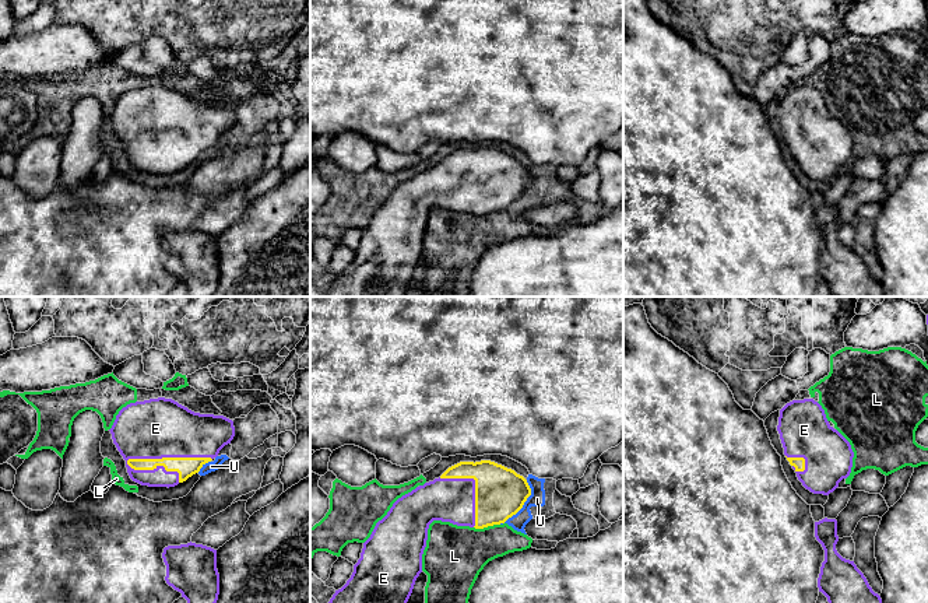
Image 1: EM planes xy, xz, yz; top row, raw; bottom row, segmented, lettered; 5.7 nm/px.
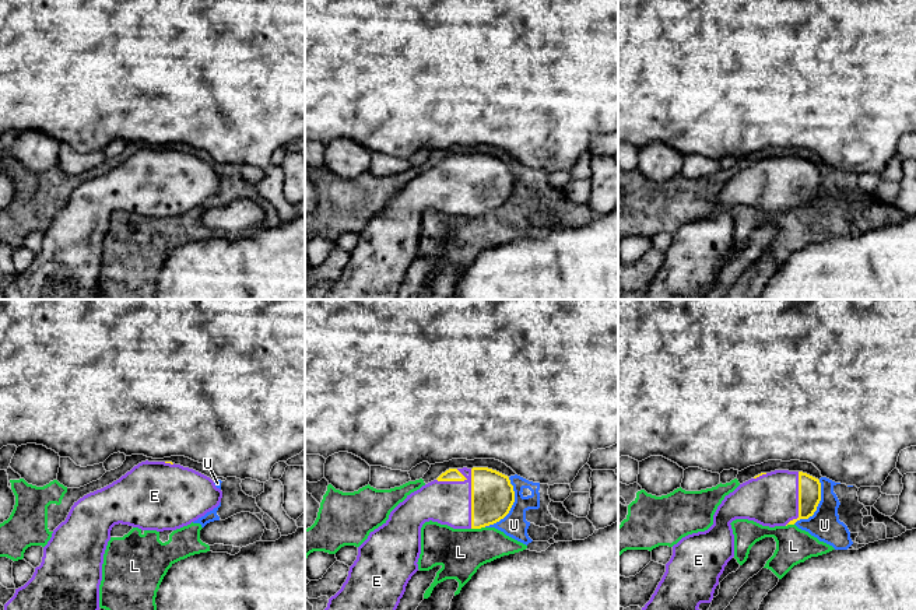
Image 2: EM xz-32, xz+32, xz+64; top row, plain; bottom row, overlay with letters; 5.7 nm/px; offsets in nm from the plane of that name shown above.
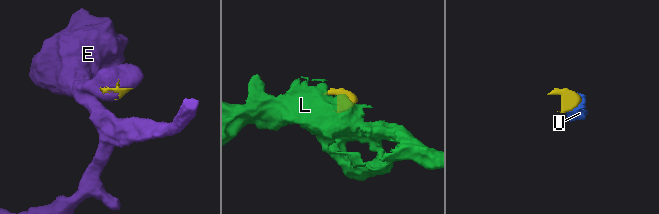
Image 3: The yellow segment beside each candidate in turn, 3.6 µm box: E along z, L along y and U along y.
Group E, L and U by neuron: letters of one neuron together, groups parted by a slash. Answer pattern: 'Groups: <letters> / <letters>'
Groups: E / L U

